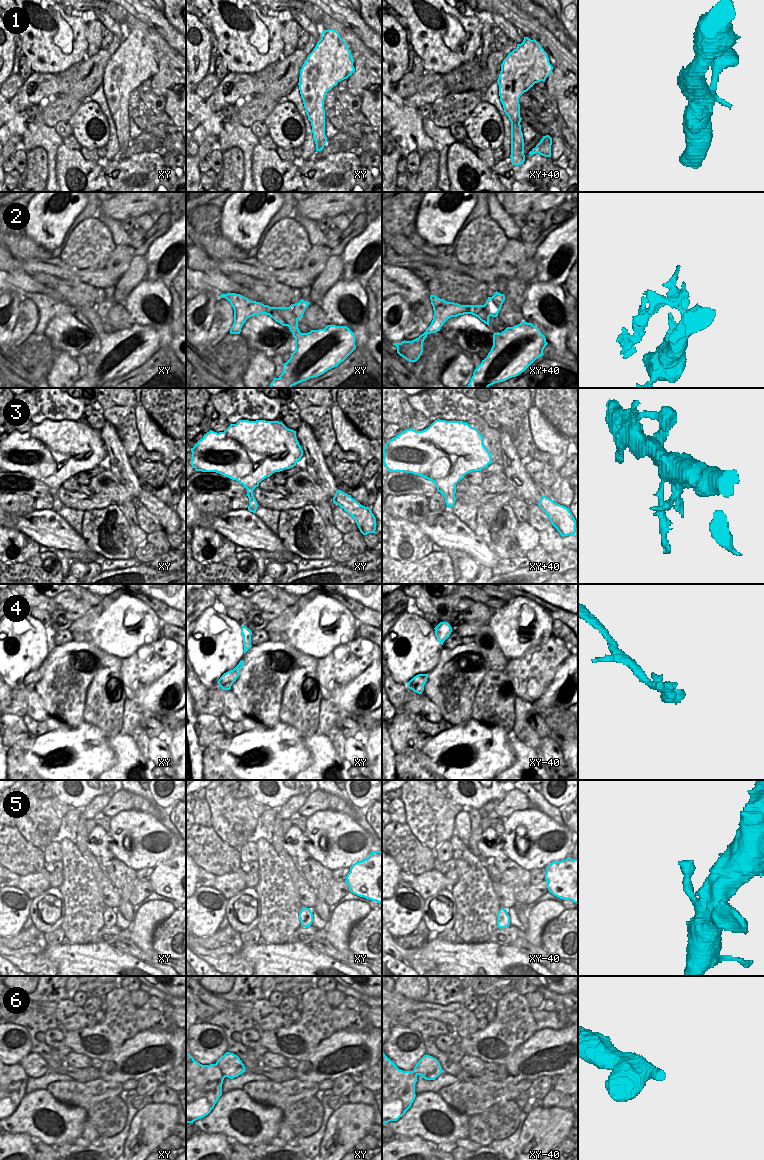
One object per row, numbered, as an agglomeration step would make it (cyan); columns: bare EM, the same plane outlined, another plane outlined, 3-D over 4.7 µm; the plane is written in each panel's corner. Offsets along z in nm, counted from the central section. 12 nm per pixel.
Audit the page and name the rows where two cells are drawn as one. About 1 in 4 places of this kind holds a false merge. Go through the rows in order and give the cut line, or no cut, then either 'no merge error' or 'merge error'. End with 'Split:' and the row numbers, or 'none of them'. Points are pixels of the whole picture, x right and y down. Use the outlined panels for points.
1: no cut; no merge error
2: cut in xy along (300, 332), (296, 332), (293, 335); merge error
3: no cut; no merge error
4: no cut; no merge error
5: no cut; no merge error
6: cut in xy along (215, 1064), (225, 1076); merge error
Split: 2, 6

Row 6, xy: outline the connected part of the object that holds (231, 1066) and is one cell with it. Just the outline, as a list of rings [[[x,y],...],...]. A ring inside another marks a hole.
[[[226,1052],[221,1056],[217,1060],[216,1065],[220,1068],[224,1076],[230,1079],[238,1077],[245,1071],[245,1066],[240,1058],[230,1052]]]

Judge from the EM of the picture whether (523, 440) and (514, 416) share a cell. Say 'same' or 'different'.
same

